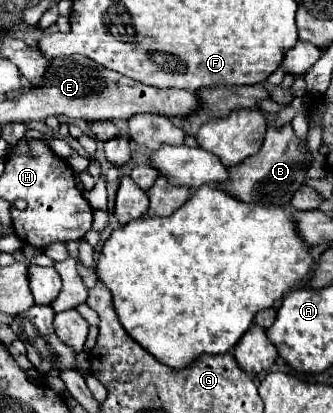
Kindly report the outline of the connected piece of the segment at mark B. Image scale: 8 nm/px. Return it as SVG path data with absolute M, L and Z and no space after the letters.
M285 125L279 131L269 127L265 143L259 149L259 153L245 157L245 161L229 167L227 181L219 183L217 187L233 197L239 197L239 201L245 201L247 205L263 203L263 205L273 205L273 207L285 207L289 205L293 193L303 185L307 169L309 169L307 145L299 143L291 125Z

